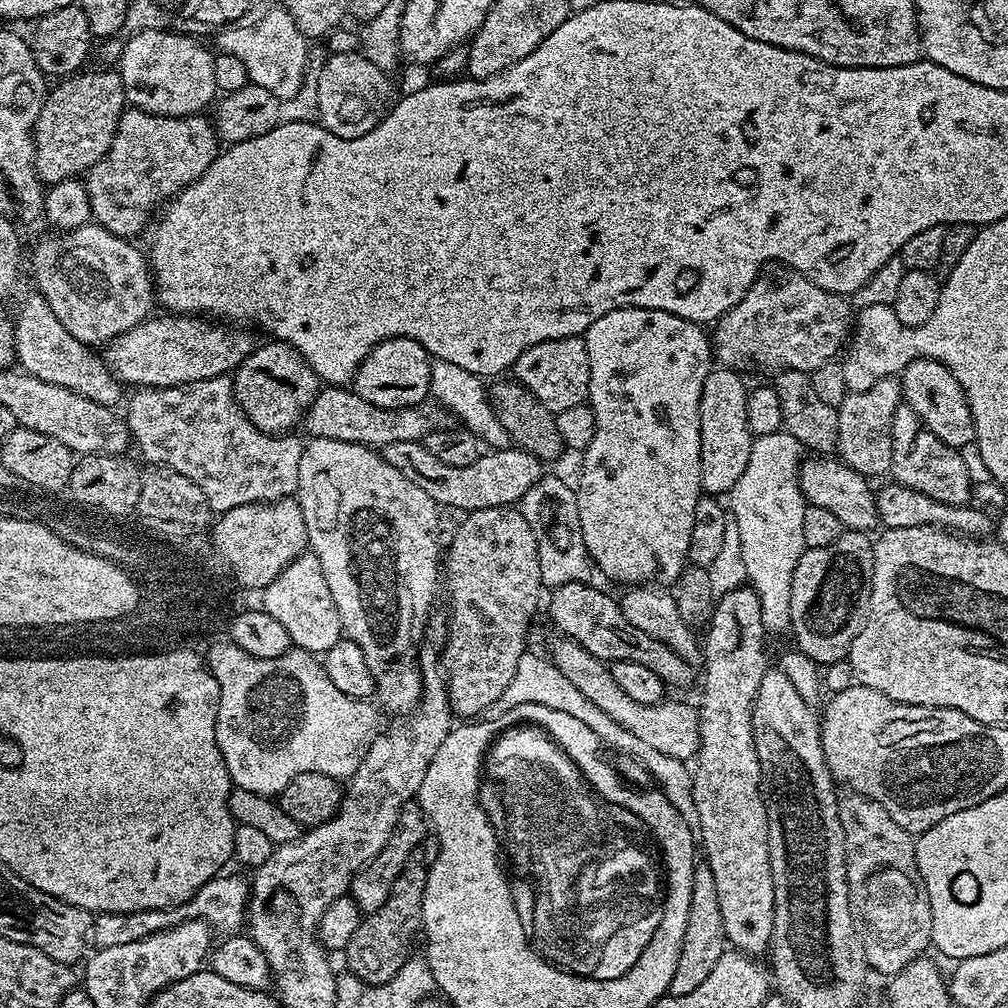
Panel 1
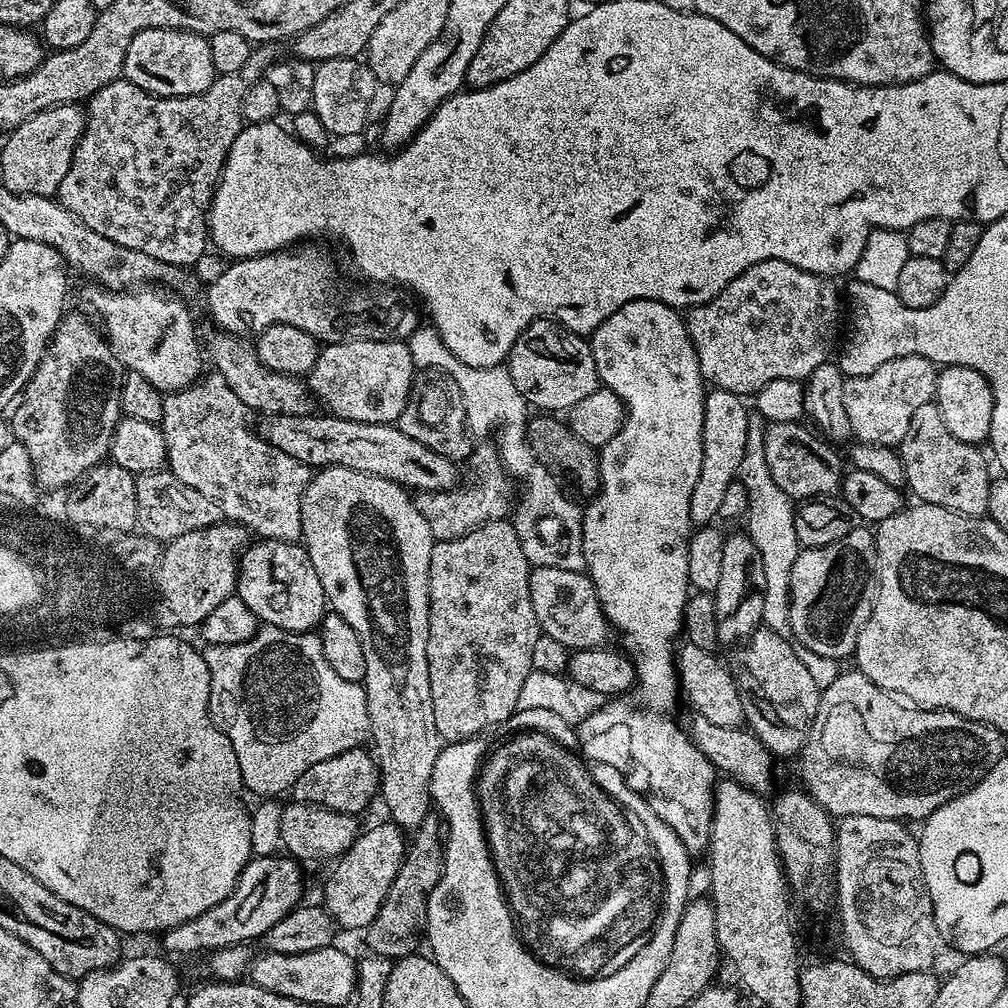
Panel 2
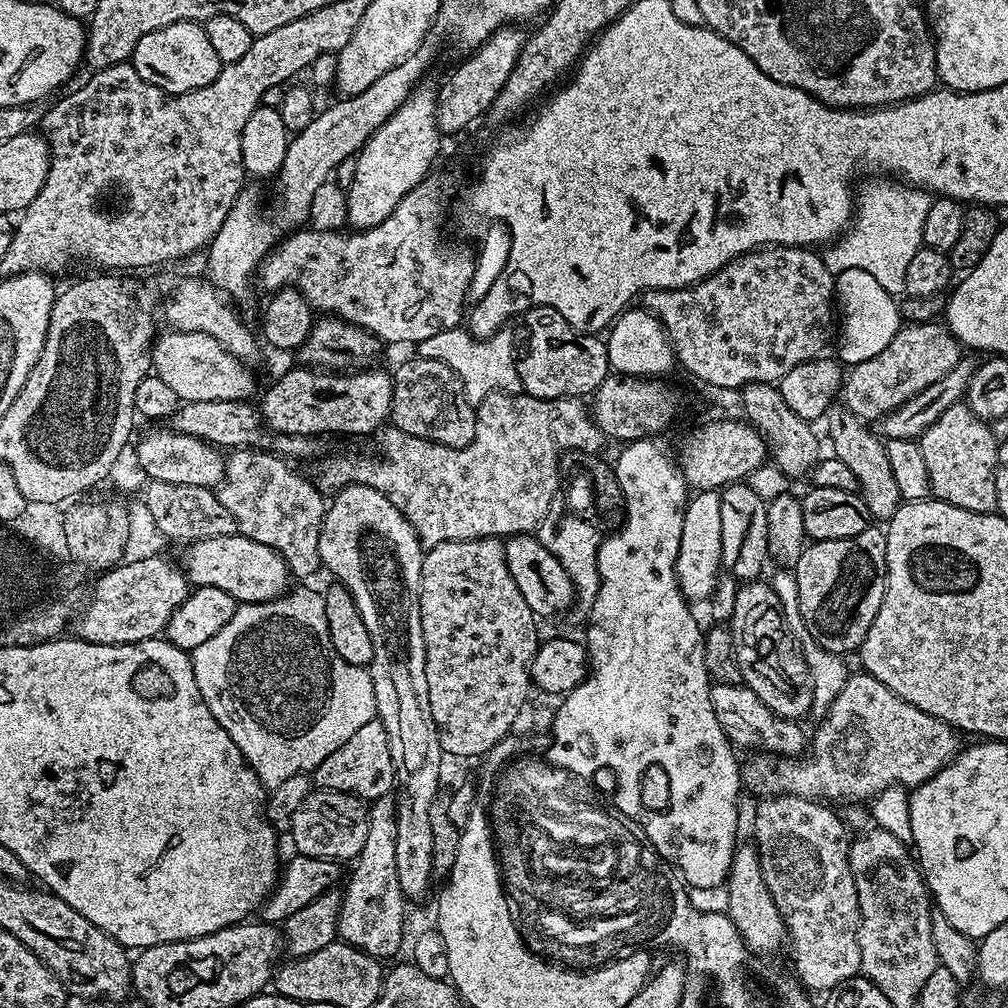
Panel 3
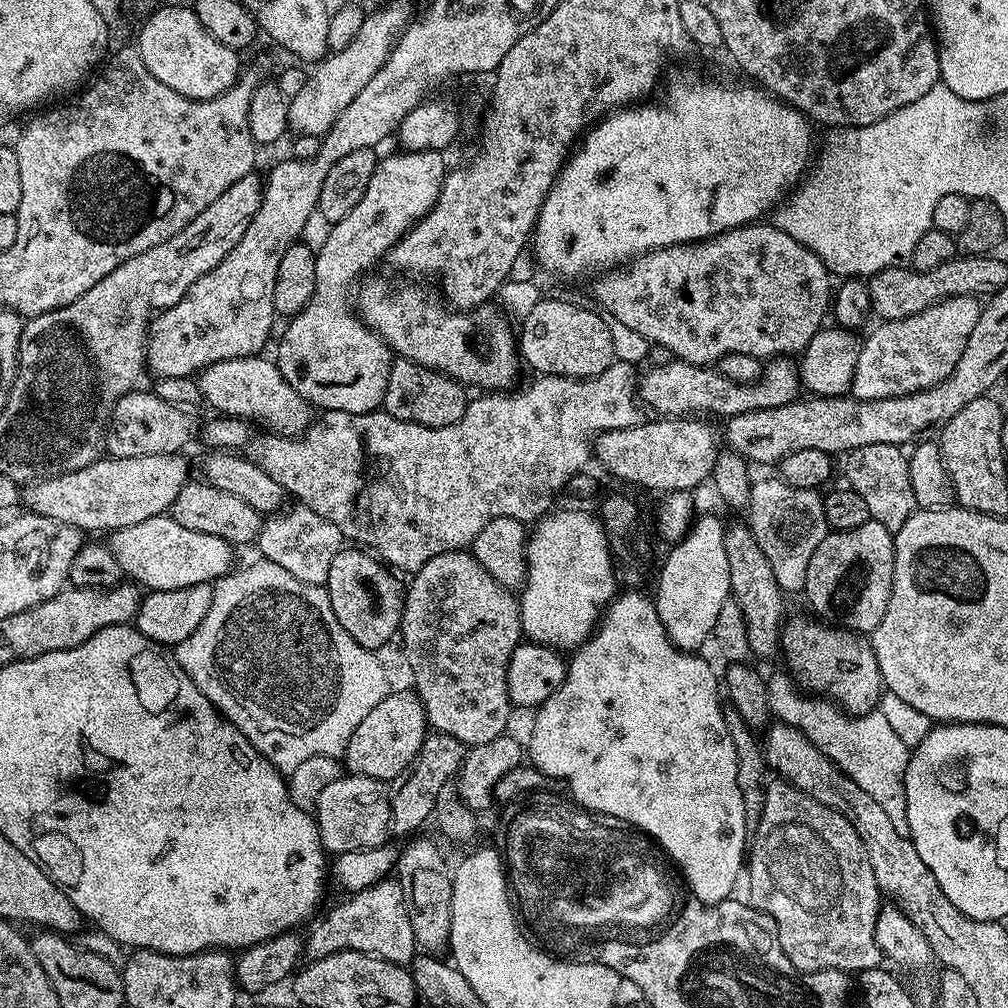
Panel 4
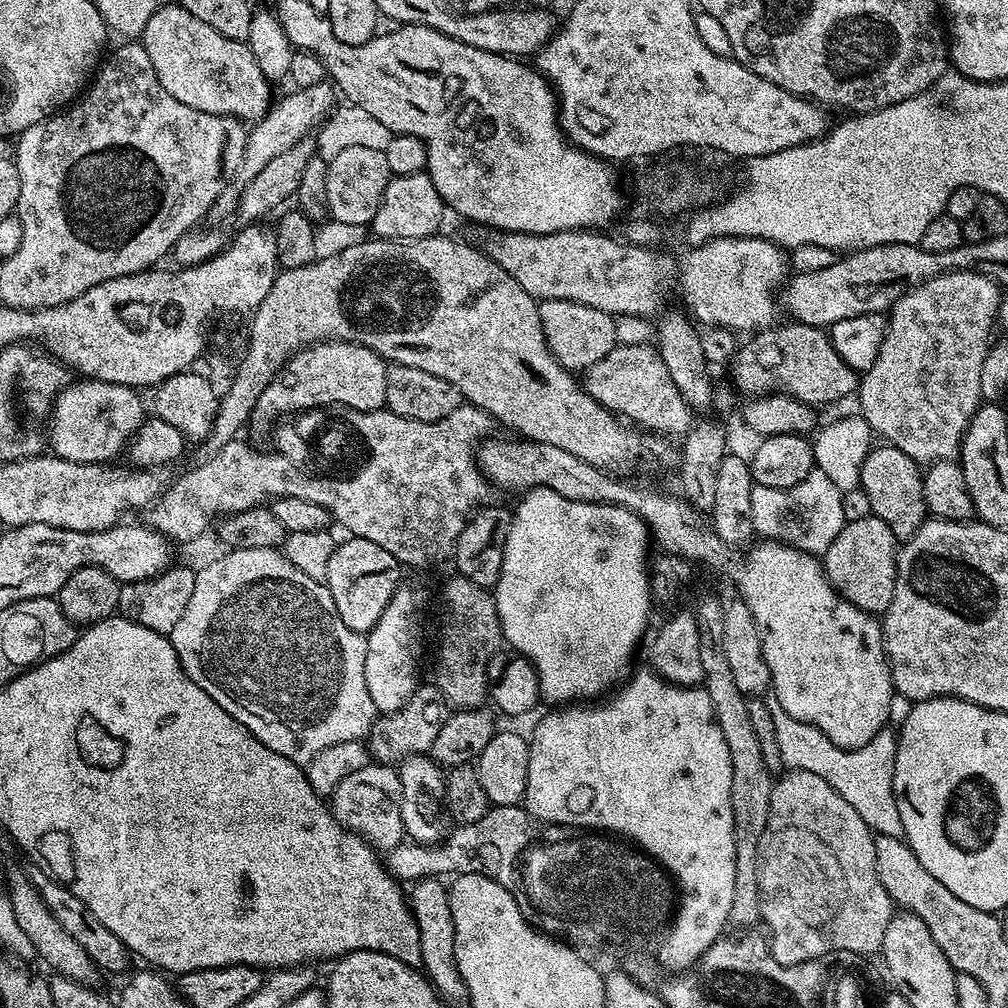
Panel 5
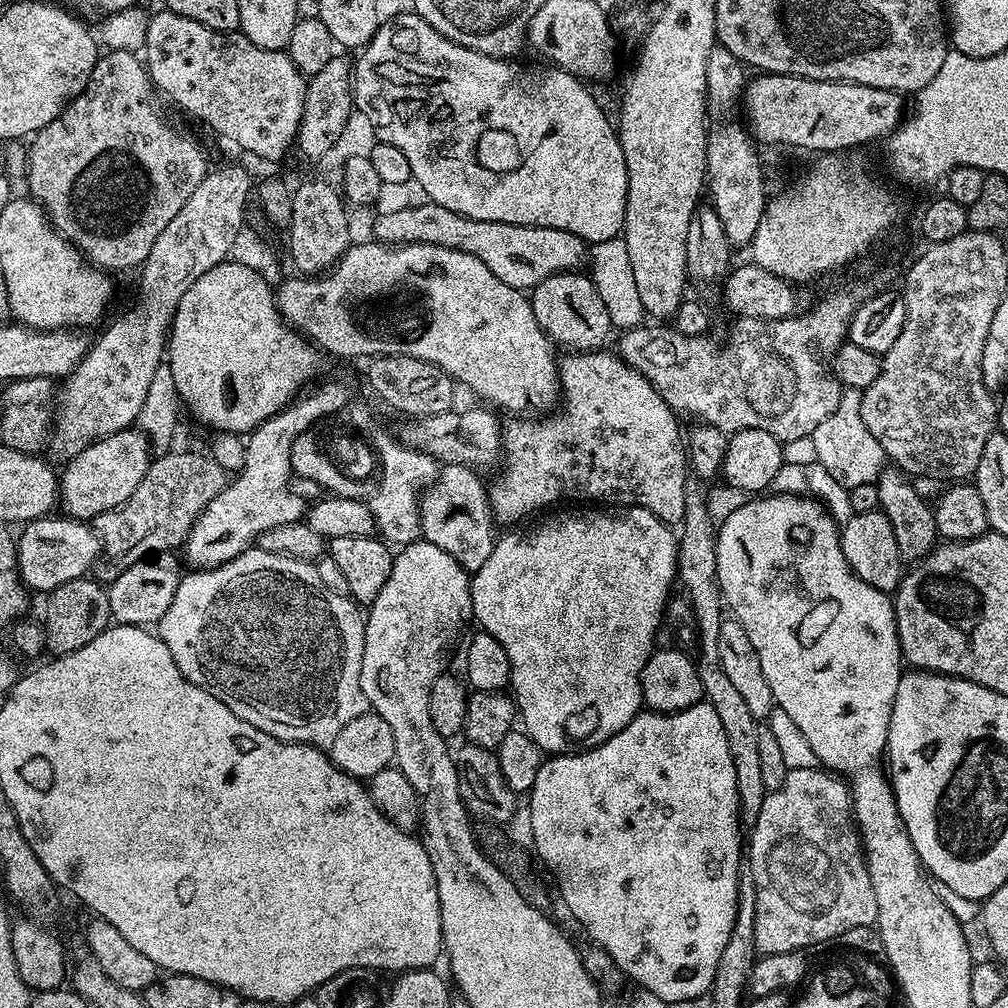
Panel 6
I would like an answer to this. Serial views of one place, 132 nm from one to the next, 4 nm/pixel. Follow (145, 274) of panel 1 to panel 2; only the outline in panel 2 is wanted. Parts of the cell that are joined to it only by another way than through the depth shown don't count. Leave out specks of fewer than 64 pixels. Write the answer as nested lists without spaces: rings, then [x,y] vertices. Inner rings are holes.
[[[136,286],[131,290],[88,287],[92,288],[84,292],[87,311],[96,312],[95,319],[108,344],[128,372],[142,374],[161,394],[177,392],[200,379],[206,368],[202,344],[196,341],[192,316],[180,301],[171,300],[167,291],[156,286]]]

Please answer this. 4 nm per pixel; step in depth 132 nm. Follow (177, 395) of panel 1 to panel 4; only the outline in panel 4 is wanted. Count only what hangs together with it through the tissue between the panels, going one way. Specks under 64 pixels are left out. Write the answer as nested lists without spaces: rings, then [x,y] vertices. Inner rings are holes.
[[[303,506],[295,507],[271,513],[260,525],[255,547],[260,547],[259,555],[263,559],[282,566],[282,570],[290,570],[294,578],[307,584],[327,585],[330,562],[334,562],[340,549],[345,547],[346,537],[334,522],[322,518],[322,514]]]

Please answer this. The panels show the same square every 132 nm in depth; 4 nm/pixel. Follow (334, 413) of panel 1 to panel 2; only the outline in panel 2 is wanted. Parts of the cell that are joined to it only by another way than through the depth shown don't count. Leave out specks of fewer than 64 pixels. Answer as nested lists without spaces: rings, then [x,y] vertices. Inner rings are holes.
[[[223,330],[217,331],[215,334],[217,336],[206,344],[211,367],[218,374],[222,374],[222,378],[226,378],[226,386],[230,386],[230,390],[234,390],[234,394],[238,394],[238,398],[242,398],[242,402],[249,410],[265,416],[313,415],[314,397],[301,377],[287,376],[262,366],[256,353],[255,343],[251,339],[234,336]]]

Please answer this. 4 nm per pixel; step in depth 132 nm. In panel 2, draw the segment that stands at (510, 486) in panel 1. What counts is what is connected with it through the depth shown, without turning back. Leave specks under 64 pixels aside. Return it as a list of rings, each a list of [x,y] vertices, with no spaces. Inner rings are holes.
[[[313,414],[311,416],[265,416],[259,417],[258,431],[265,440],[270,442],[270,446],[278,446],[278,450],[282,450],[286,454],[290,454],[290,458],[298,458],[298,462],[302,462],[310,469],[319,470],[321,468],[333,468],[334,466],[346,466],[350,470],[358,470],[362,474],[374,474],[378,478],[386,478],[395,484],[401,484],[403,488],[415,490],[417,493],[422,492],[446,492],[449,488],[457,487],[456,480],[457,465],[450,458],[446,458],[442,454],[438,454],[434,450],[430,450],[430,446],[422,446],[422,442],[417,442],[415,438],[410,438],[410,434],[402,434],[402,430],[396,424],[375,424],[374,422],[350,422],[346,418],[338,418],[331,414]]]

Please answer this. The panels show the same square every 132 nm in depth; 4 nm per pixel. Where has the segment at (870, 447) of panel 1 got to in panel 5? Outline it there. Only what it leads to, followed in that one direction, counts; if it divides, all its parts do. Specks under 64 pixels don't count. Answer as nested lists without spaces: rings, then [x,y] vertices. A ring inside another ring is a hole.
[[[943,272],[926,282],[922,282],[916,288],[911,288],[905,296],[898,298],[896,305],[890,309],[890,315],[887,317],[888,329],[882,338],[878,358],[874,358],[874,366],[870,366],[870,370],[863,373],[858,384],[858,397],[860,396],[858,412],[859,415],[863,416],[864,421],[871,426],[873,433],[879,439],[880,436],[884,439],[881,441],[902,450],[902,454],[906,454],[921,466],[937,464],[940,460],[956,460],[960,455],[960,443],[964,440],[966,430],[982,403],[980,394],[982,390],[982,362],[986,358],[990,341],[993,339],[992,323],[995,325],[998,320],[1000,301],[1002,299],[1002,293],[1000,292],[1002,292],[1001,285],[991,280],[990,277],[983,276],[977,272]]]

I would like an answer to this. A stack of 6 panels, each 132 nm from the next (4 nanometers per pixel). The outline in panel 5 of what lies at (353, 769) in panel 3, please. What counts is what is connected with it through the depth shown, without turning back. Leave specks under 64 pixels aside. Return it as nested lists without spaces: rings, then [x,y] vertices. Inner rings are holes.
[[[421,683],[397,712],[377,715],[376,721],[372,723],[372,731],[366,737],[369,757],[382,764],[395,765],[408,756],[431,753],[434,738],[438,738],[438,730],[442,730],[449,714],[450,705],[442,690],[435,683]]]

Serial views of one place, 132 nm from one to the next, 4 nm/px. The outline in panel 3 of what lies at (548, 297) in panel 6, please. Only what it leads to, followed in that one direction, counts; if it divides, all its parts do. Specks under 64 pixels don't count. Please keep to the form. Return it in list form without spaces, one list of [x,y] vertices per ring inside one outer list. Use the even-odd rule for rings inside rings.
[[[533,306],[526,313],[528,319],[528,349],[518,360],[520,387],[525,393],[543,400],[557,400],[574,396],[591,397],[598,385],[610,375],[608,346],[599,335],[579,332],[558,310]]]

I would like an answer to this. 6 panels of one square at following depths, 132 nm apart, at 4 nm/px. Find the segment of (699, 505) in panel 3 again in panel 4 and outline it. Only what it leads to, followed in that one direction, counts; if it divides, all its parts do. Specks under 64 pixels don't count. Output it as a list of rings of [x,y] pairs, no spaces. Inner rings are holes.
[[[697,515],[684,538],[671,545],[656,580],[654,599],[666,634],[682,652],[696,652],[716,631],[718,614],[732,594],[726,558],[726,524],[716,516]]]

